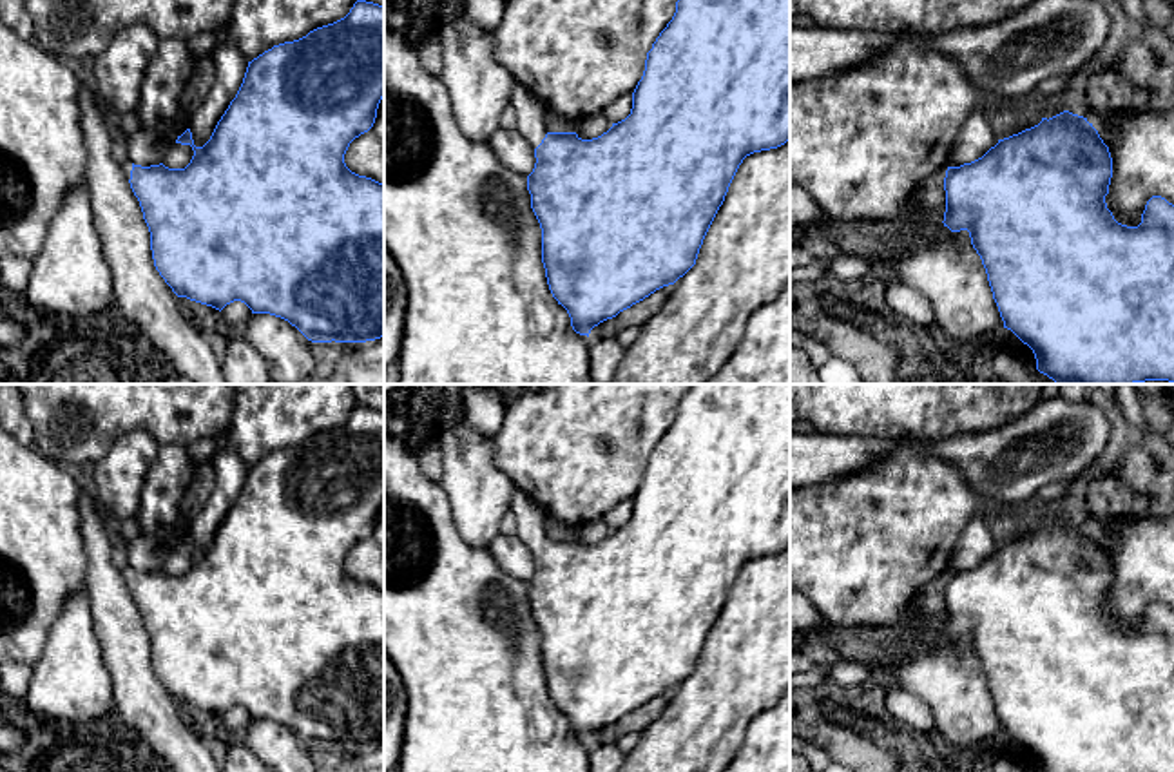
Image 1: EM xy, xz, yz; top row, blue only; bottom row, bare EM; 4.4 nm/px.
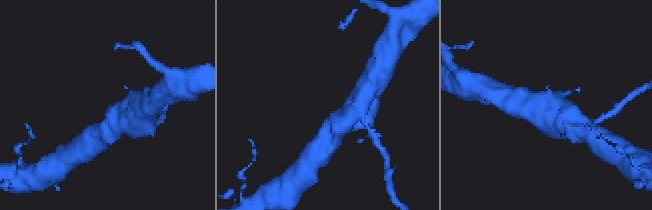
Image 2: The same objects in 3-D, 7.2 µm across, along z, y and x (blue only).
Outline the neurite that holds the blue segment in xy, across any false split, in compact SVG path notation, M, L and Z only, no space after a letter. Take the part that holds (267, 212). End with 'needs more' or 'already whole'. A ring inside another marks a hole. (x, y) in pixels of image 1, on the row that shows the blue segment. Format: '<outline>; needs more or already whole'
M357 0L350 13L328 25L310 31L306 36L274 45L248 62L243 83L217 121L210 140L196 147L190 129L178 136L176 143L190 145L194 156L185 169L168 169L163 163L141 167L130 159L121 165L134 196L140 201L143 219L150 232L154 266L178 297L223 310L234 301L245 303L252 314L270 314L288 321L312 343L366 343L384 337L384 185L351 172L344 163L350 143L368 132L384 98L384 5Z; needs more

